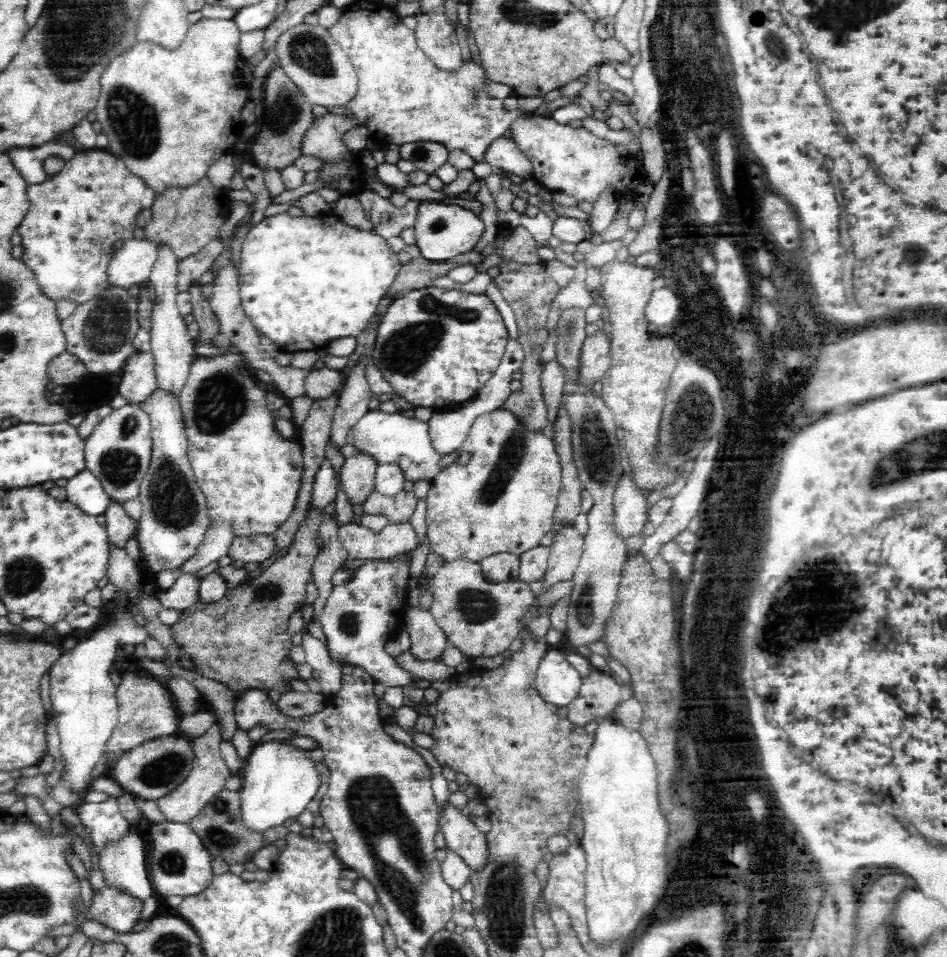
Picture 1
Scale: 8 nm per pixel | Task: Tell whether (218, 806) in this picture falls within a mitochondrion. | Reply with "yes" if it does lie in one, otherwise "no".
yes

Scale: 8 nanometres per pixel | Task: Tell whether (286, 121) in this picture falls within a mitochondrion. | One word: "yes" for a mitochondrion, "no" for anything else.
yes

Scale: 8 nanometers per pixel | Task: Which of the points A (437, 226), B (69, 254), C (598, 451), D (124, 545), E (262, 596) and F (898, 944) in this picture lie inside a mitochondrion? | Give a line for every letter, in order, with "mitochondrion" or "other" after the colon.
A: mitochondrion
B: other
C: mitochondrion
D: other
E: mitochondrion
F: other

